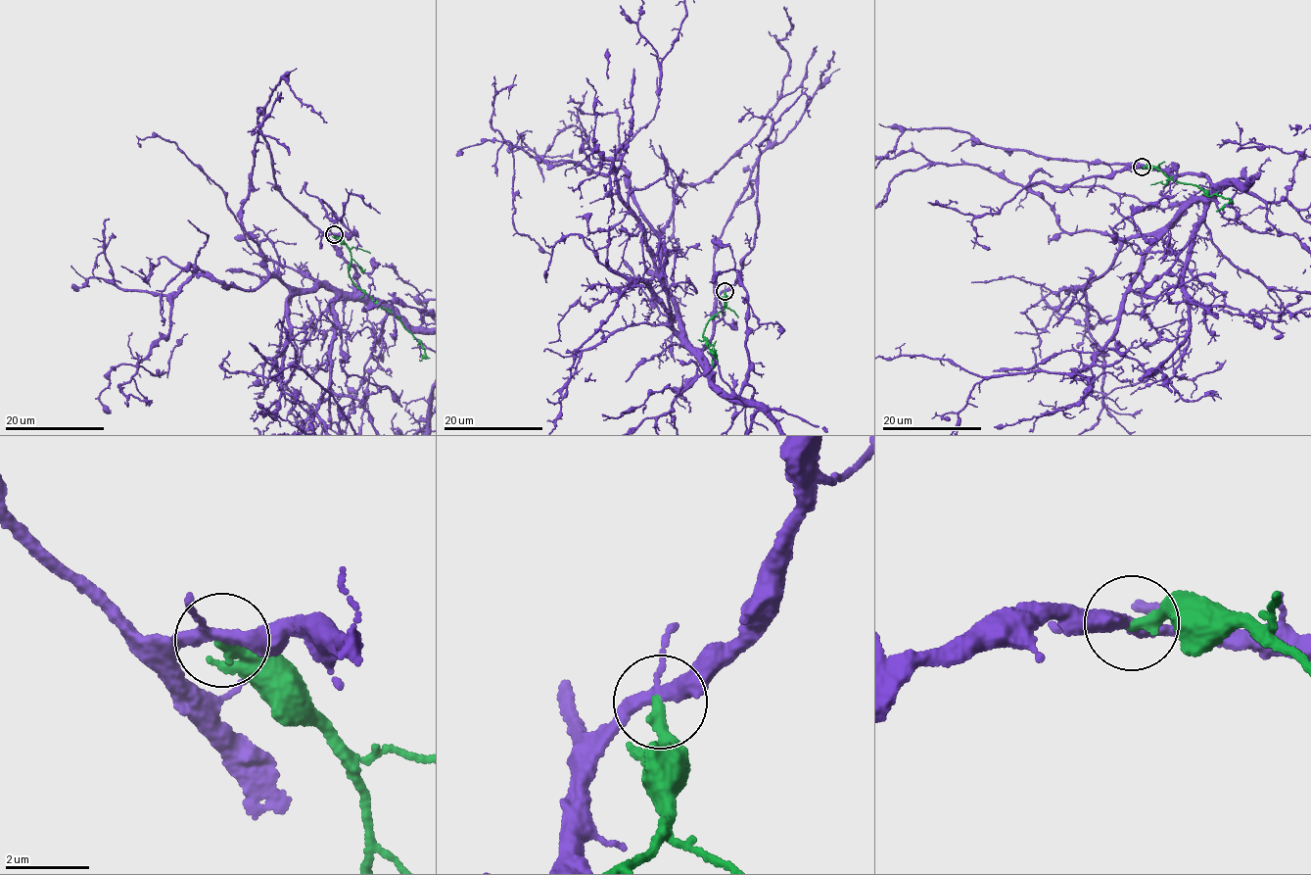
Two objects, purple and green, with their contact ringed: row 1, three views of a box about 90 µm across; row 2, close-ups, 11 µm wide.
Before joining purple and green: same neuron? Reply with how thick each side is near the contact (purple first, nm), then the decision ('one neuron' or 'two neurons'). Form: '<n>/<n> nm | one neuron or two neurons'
280/280 nm | two neurons

